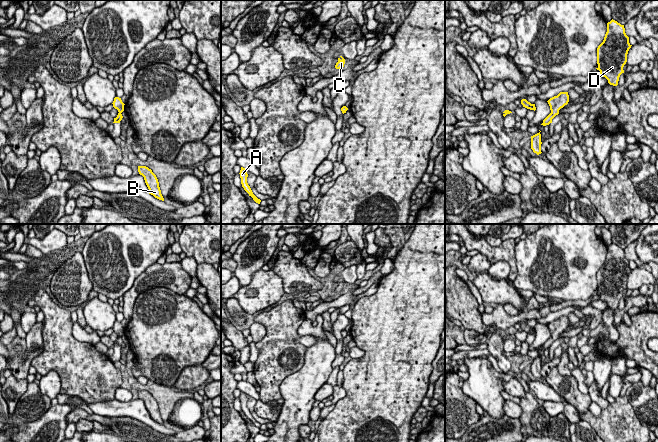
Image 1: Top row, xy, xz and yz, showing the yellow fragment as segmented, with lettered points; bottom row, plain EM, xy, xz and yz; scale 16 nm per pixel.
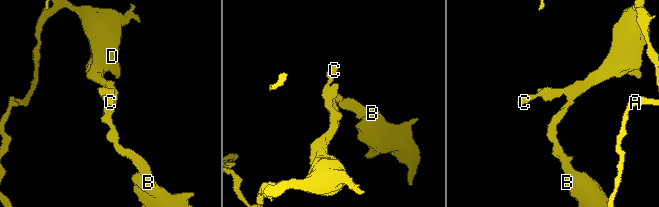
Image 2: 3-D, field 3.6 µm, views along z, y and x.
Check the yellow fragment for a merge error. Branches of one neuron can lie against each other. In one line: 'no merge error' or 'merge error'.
no merge error

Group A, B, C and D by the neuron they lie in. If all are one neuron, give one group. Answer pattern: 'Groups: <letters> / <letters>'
Groups: A B C D

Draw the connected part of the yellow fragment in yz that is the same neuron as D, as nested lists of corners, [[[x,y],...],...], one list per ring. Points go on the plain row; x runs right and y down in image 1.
[[[613,243],[608,246],[604,264],[597,272],[598,291],[596,293],[610,309],[618,309],[619,301],[624,297],[623,291],[627,286],[627,278],[631,270],[624,249]]]

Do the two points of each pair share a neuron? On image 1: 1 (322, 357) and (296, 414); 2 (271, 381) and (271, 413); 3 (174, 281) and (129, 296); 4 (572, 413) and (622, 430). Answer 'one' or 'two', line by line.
1: one
2: two
3: one
4: two

